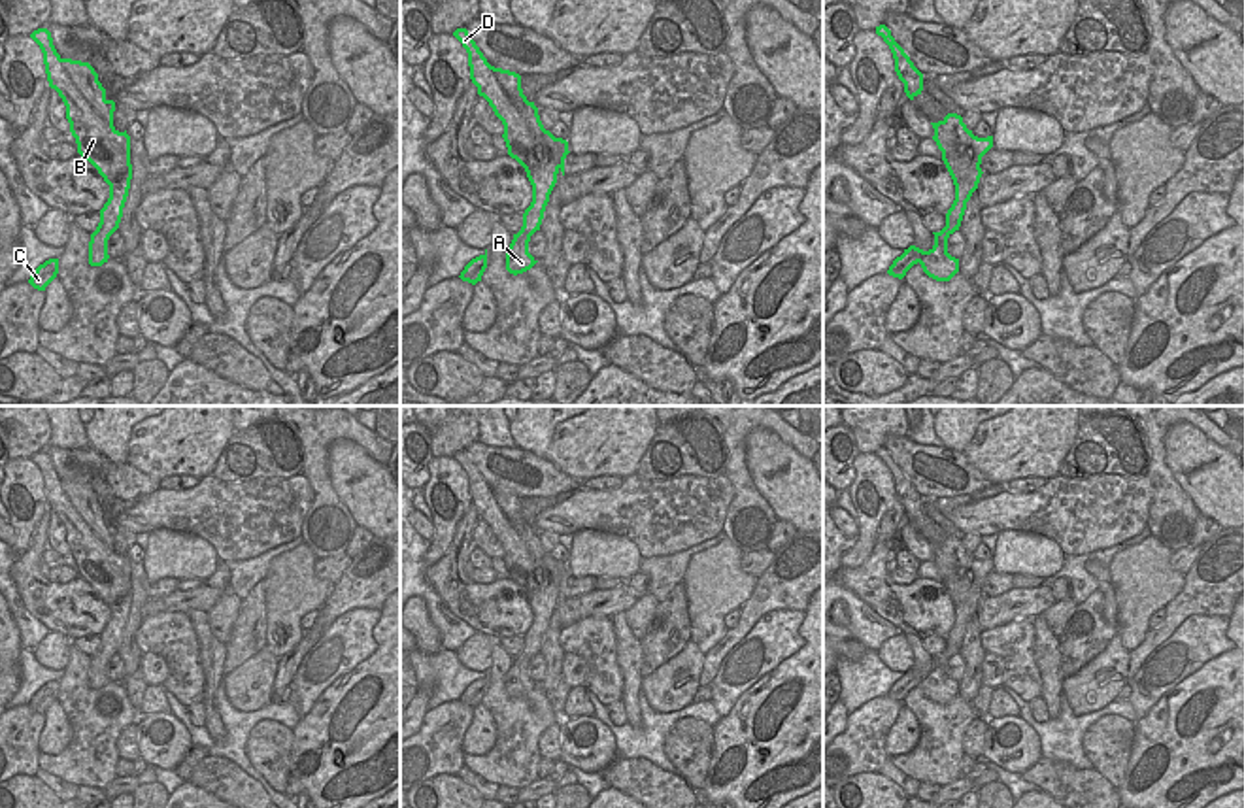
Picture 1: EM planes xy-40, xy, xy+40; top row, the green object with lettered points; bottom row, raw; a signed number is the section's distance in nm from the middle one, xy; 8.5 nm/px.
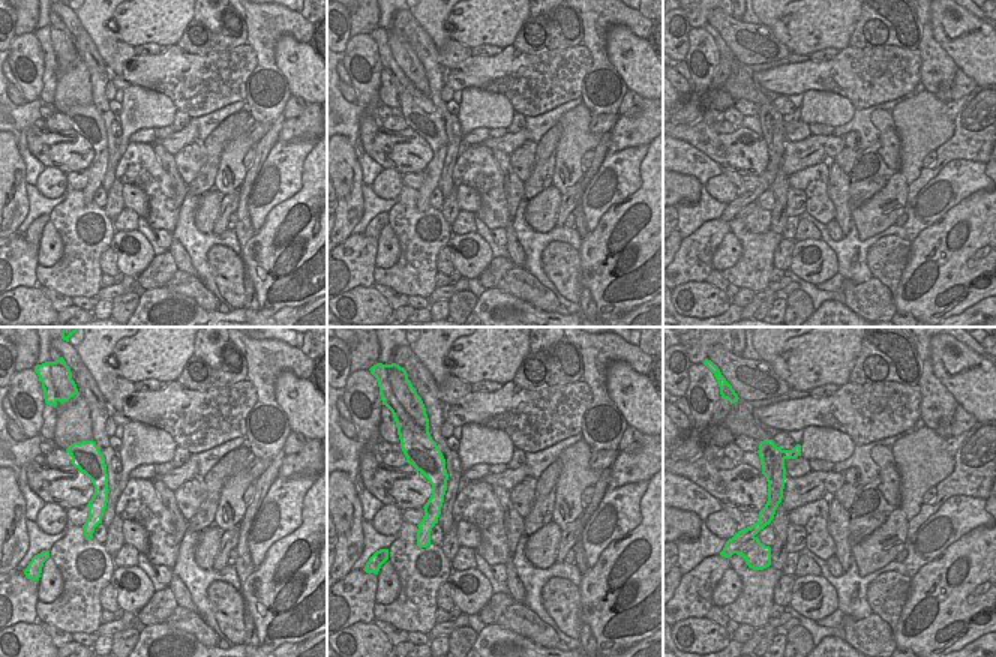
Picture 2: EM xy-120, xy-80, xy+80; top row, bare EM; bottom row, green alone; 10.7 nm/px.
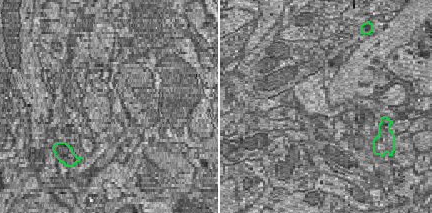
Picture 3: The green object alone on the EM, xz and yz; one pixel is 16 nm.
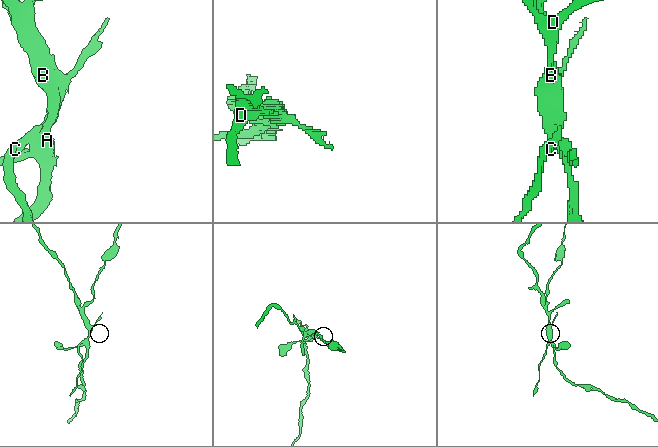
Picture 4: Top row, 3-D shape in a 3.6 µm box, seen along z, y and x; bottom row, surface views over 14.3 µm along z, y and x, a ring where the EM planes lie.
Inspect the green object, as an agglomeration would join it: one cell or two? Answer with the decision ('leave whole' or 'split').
split

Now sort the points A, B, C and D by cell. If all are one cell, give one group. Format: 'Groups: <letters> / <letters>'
Groups: A B D / C

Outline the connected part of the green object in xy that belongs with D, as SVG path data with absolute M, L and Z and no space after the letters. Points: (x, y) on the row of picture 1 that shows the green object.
M457 28L453 36L462 43L468 53L470 79L478 87L478 94L483 96L493 108L495 115L504 125L504 142L508 155L515 159L527 172L532 185L532 202L523 213L523 227L506 251L506 270L513 276L530 270L538 261L529 253L530 236L540 230L549 194L557 183L559 164L553 155L542 160L532 172L529 166L530 153L542 143L551 149L544 136L536 136L525 123L519 109L512 104L504 89L500 87L493 66L487 62L476 42L466 28Z

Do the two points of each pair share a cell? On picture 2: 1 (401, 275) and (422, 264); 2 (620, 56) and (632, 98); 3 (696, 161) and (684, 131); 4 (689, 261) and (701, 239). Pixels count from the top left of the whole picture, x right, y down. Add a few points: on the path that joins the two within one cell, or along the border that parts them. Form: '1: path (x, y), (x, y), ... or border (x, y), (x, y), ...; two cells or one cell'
1: path (405, 275), (411, 275), (417, 269); one cell
2: border (629, 89), (641, 98); two cells
3: border (678, 138), (695, 146), (720, 165); two cells
4: path (695, 255), (701, 245); one cell

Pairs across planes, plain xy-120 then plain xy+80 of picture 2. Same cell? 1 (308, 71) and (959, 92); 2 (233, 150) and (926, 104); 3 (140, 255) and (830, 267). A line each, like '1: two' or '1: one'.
1: two
2: one
3: one

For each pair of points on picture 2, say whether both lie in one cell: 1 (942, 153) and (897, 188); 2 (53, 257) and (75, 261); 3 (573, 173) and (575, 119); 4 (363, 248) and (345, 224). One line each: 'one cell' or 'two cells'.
1: two cells
2: two cells
3: one cell
4: two cells

